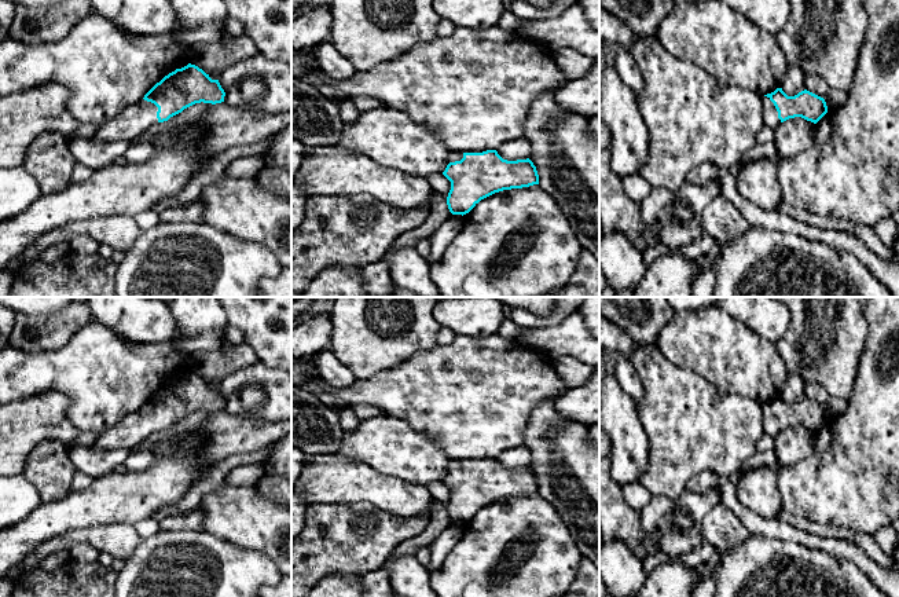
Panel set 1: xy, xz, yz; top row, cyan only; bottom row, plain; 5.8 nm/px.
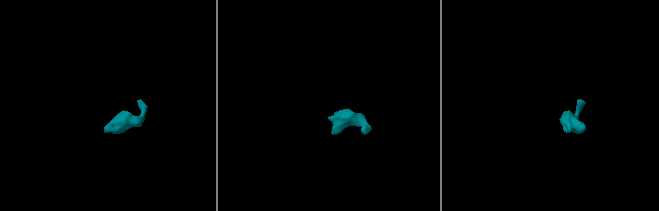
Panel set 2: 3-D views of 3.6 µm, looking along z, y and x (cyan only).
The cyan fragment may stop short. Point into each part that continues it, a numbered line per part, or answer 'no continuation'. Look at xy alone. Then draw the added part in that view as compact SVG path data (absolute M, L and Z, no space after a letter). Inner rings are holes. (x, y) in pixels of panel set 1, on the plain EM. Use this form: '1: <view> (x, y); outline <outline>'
1: xy (139, 425); outline M142 407L115 428L103 432L91 448L100 451L131 450L137 442L158 431L157 420L158 415L154 411Z

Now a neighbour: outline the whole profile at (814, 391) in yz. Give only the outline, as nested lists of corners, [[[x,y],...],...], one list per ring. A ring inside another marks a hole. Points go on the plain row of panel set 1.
[[[804,382],[806,398],[826,407],[829,400],[828,391],[818,382]]]

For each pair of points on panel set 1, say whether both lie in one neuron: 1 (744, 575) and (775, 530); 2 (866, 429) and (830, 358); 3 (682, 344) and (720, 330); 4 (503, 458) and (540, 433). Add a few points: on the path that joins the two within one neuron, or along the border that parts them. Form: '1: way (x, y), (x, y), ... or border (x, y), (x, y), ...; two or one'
1: border (751, 533), (784, 541), (796, 541), (802, 545); two
2: border (858, 363), (854, 389), (846, 399); two
3: way (692, 340), (705, 340), (711, 334); one
4: border (523, 443), (529, 453), (529, 465); two

